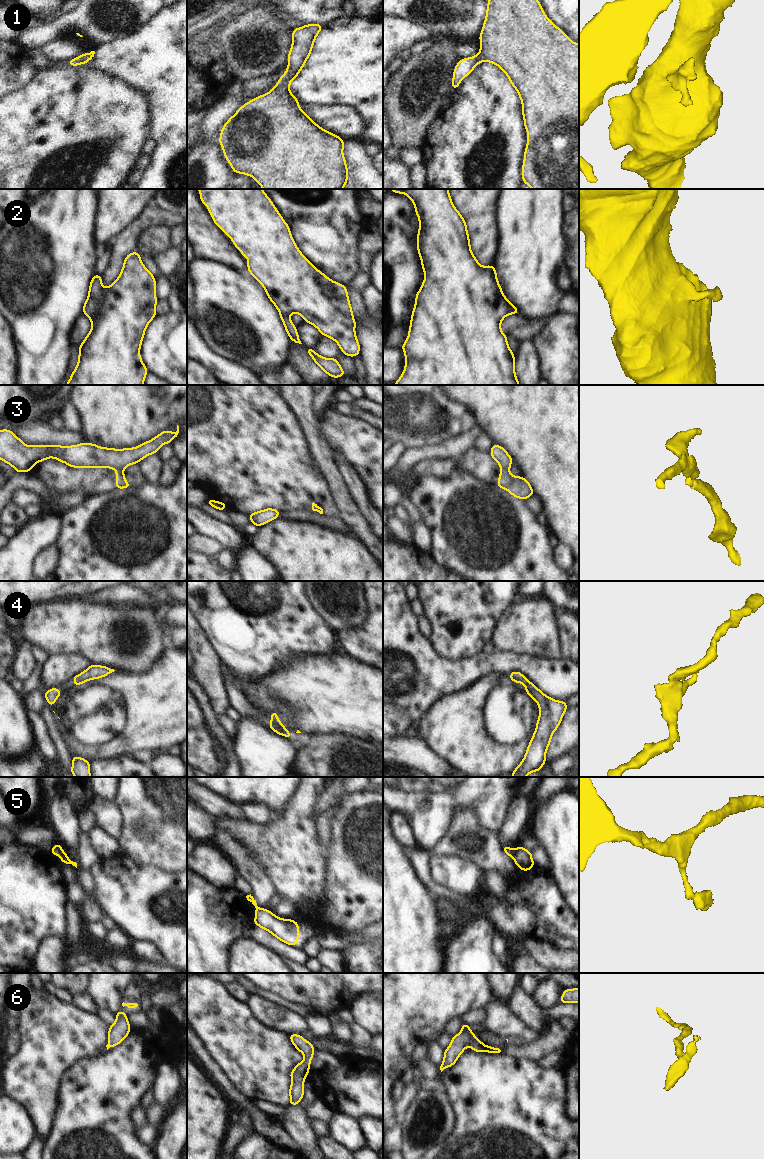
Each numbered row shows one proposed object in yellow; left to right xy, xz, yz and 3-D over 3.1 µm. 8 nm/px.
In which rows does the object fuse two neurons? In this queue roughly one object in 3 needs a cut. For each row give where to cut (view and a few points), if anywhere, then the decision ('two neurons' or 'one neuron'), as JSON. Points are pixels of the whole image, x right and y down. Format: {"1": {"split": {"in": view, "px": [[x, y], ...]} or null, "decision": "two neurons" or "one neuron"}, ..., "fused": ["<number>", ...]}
{"1": {"split": null, "decision": "one neuron"}, "2": {"split": null, "decision": "one neuron"}, "3": {"split": {"in": "yz", "px": [[501, 467], [508, 470]]}, "decision": "two neurons"}, "4": {"split": null, "decision": "one neuron"}, "5": {"split": {"in": "yz", "px": [[516, 849], [513, 857]]}, "decision": "two neurons"}, "6": {"split": null, "decision": "one neuron"}, "fused": ["3", "5"]}

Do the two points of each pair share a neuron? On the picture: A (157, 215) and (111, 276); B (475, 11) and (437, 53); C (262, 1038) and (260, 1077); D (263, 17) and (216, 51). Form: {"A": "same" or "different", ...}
{"A": "same", "B": "different", "C": "same", "D": "different"}

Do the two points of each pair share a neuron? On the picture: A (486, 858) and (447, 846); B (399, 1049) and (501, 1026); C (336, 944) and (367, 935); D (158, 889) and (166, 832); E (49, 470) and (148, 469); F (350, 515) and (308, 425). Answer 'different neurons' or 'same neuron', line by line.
A: same neuron
B: different neurons
C: same neuron
D: different neurons
E: different neurons
F: same neuron

